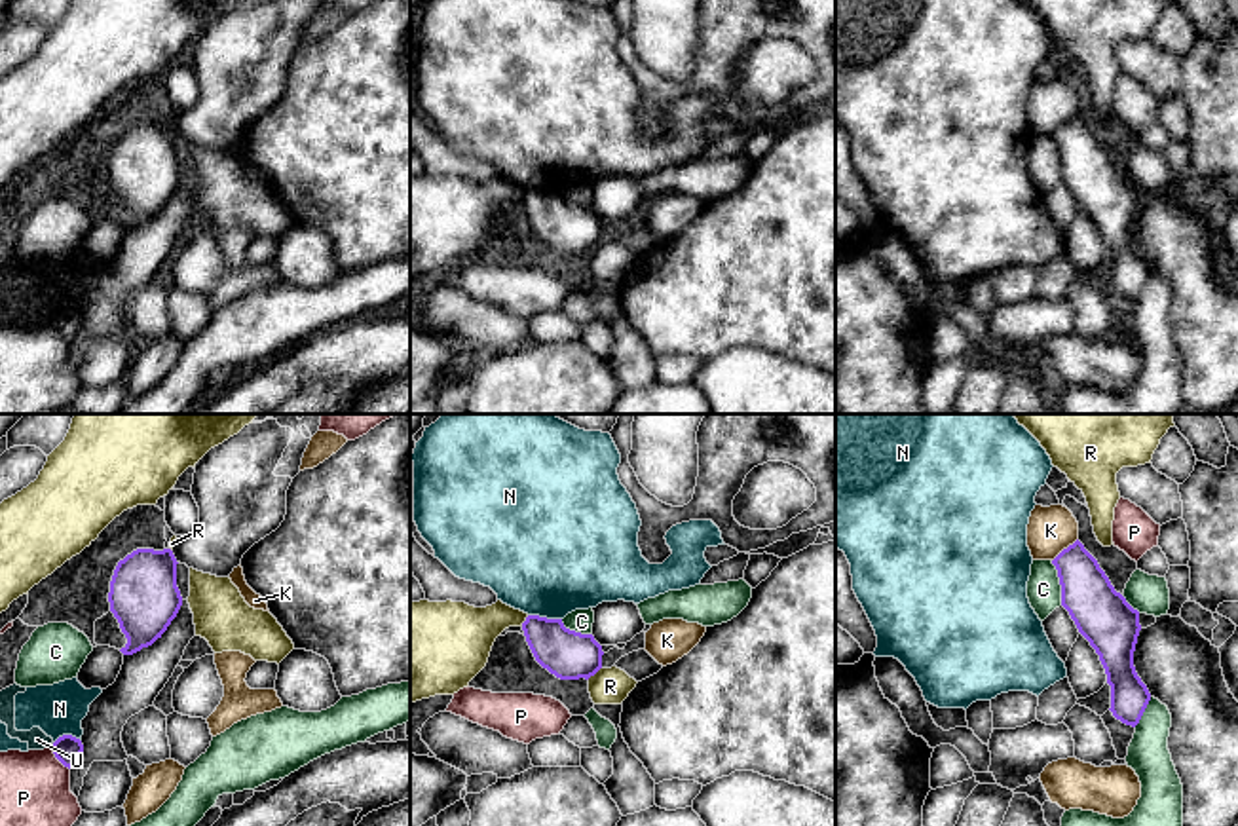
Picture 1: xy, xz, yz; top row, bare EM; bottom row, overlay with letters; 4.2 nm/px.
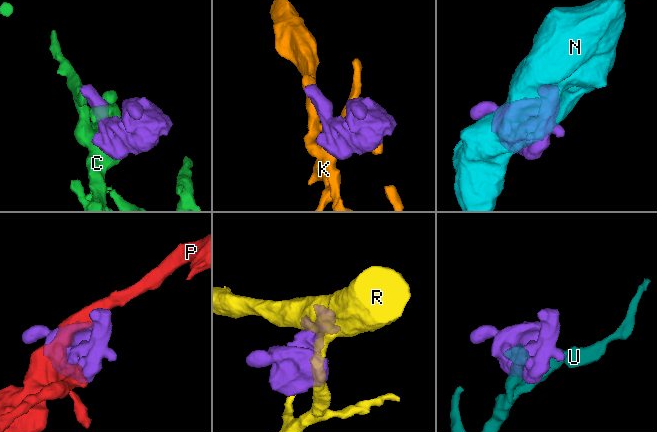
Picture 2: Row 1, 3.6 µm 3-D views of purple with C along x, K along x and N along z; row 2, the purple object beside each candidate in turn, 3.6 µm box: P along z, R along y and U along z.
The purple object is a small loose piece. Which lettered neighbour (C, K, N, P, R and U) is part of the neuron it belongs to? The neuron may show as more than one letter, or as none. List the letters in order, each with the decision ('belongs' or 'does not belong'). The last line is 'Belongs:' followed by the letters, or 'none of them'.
C: does not belong
K: does not belong
N: does not belong
P: does not belong
R: does not belong
U: does not belong
Belongs: none of them

